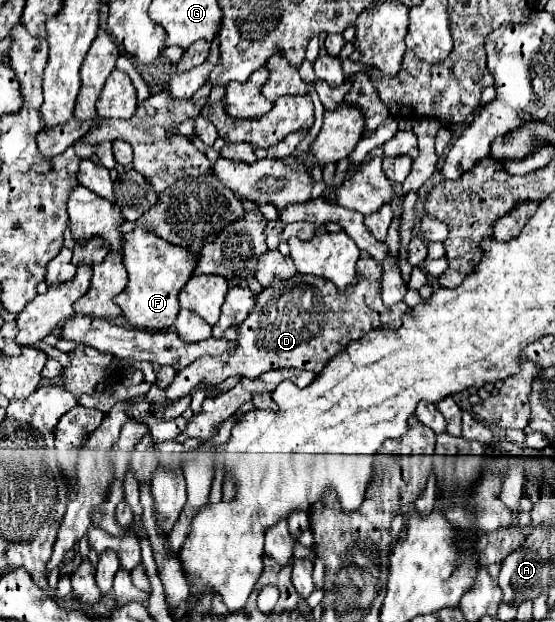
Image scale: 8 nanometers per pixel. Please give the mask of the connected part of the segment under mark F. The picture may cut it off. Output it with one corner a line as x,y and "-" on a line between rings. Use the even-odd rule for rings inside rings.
136,229
132,233
124,235
124,265
128,269
130,281
126,289
116,297
116,303
120,305
124,317
134,325
142,329
168,329
172,327
180,305
178,305
178,293
186,285
186,281
192,277
198,253
186,251
184,247
176,247
158,235
152,235
146,229

